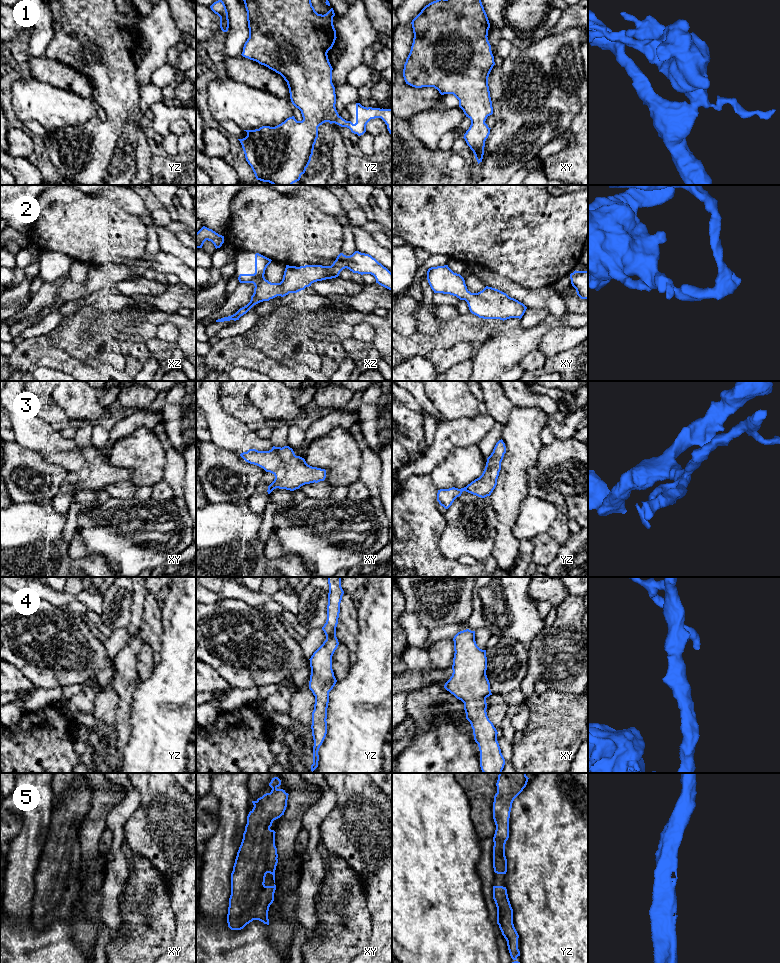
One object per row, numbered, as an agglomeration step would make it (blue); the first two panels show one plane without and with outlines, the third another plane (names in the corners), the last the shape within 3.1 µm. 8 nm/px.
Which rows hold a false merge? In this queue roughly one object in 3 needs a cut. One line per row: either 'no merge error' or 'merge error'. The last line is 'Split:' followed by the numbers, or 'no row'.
1: no merge error
2: no merge error
3: no merge error
4: no merge error
5: no merge error
Split: no row

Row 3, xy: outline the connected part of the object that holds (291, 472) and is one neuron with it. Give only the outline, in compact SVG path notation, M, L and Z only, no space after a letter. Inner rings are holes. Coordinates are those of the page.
M289 446L275 447L269 451L249 449L240 456L248 463L263 468L275 476L268 486L268 494L274 489L294 491L310 483L318 483L326 478L326 470L308 465L304 458L296 456Z

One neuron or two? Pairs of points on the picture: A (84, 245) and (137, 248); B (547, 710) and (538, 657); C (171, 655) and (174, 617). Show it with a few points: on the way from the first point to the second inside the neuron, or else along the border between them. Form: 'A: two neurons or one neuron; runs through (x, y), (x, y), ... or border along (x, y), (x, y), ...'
A: one neuron; runs through (97, 245), (124, 245)
B: two neurons; border along (549, 689), (572, 693)
C: one neuron; runs through (174, 646), (174, 626)

